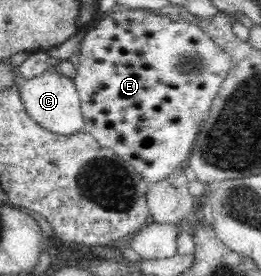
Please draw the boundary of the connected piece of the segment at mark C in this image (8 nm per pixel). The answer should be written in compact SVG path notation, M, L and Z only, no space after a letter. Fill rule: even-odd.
M55 70L45 71L29 80L23 79L22 85L19 86L19 97L22 98L27 116L52 134L70 136L74 133L84 132L85 120L82 114L82 101L73 79Z

